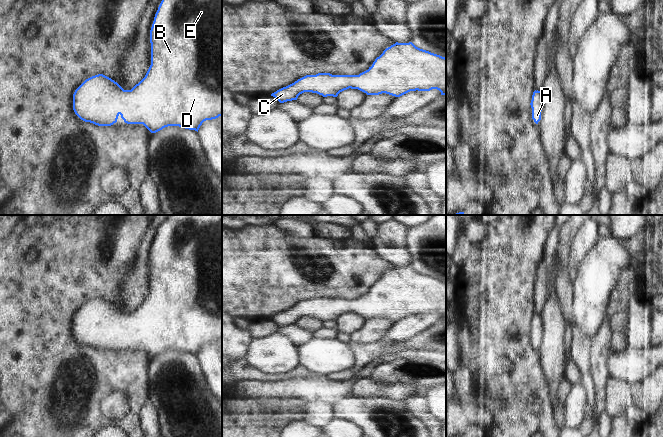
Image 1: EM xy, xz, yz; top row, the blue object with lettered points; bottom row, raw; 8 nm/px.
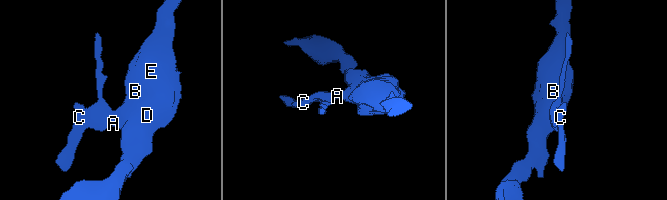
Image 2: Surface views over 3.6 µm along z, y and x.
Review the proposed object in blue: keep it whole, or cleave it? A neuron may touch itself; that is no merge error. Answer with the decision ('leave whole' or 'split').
leave whole

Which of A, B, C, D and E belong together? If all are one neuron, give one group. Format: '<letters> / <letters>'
A B C D E

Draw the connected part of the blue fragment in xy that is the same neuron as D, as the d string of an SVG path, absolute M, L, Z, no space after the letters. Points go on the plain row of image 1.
M170 215L161 225L150 254L151 289L145 301L131 314L124 314L111 302L98 298L86 303L73 318L73 334L83 345L98 350L111 350L117 346L118 340L127 348L143 348L151 357L156 357L168 350L179 350L198 356L206 344L222 340L222 215Z

